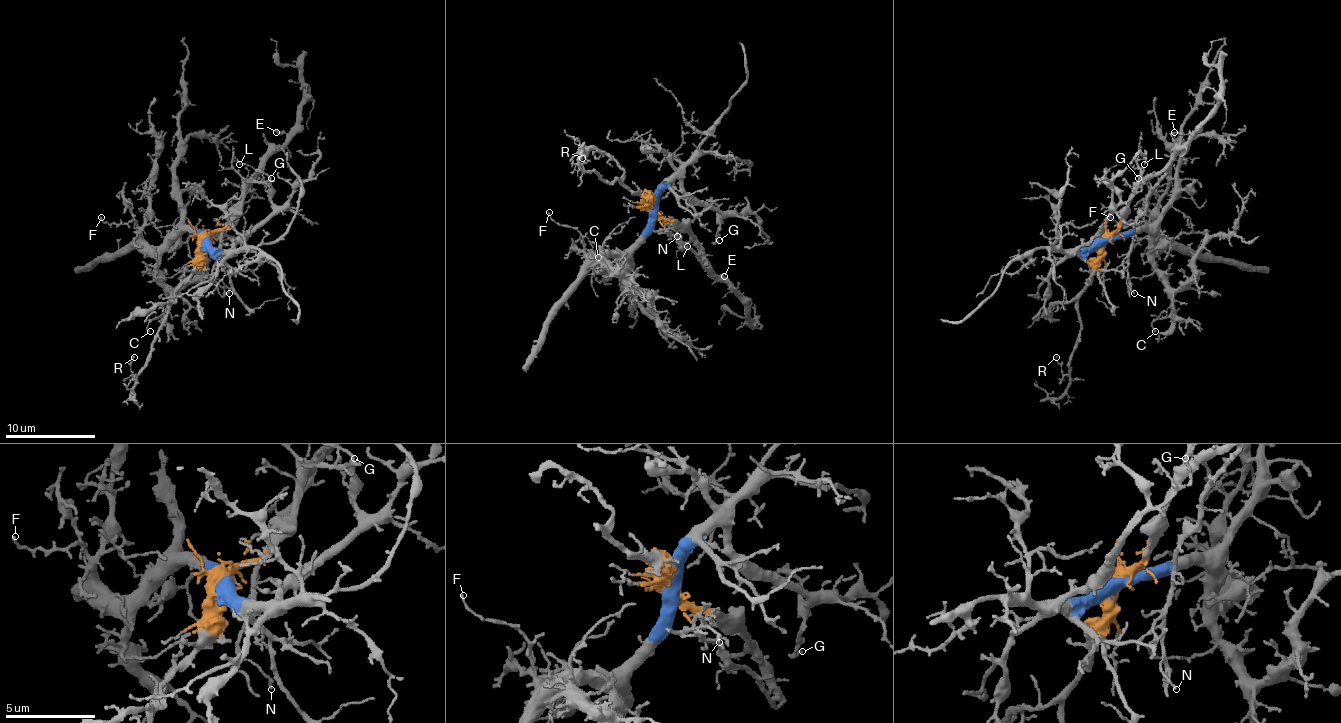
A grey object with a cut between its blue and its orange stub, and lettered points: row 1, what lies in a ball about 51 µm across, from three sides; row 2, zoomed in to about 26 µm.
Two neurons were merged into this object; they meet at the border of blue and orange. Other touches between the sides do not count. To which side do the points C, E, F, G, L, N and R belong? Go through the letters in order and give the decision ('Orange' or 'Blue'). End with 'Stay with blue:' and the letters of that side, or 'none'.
C: Blue
E: Orange
F: Blue
G: Blue
L: Orange
N: Orange
R: Orange
Stay with blue: C, F, G

